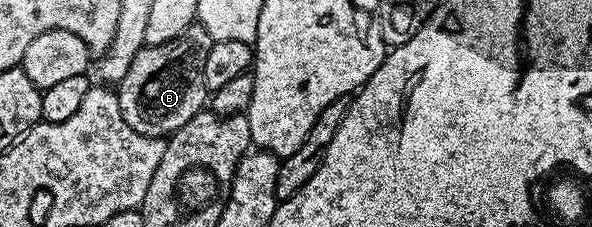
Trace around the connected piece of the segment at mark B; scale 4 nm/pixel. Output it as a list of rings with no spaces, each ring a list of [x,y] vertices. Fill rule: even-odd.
[[[195,24],[180,36],[176,36],[176,40],[168,40],[168,44],[145,45],[140,52],[136,52],[136,60],[132,60],[124,80],[116,87],[120,112],[124,112],[128,128],[140,132],[140,136],[166,138],[177,132],[184,124],[188,124],[192,116],[199,114],[208,102],[208,91],[204,84],[204,64],[208,61],[208,52],[213,43],[214,39],[210,33],[200,24]]]

